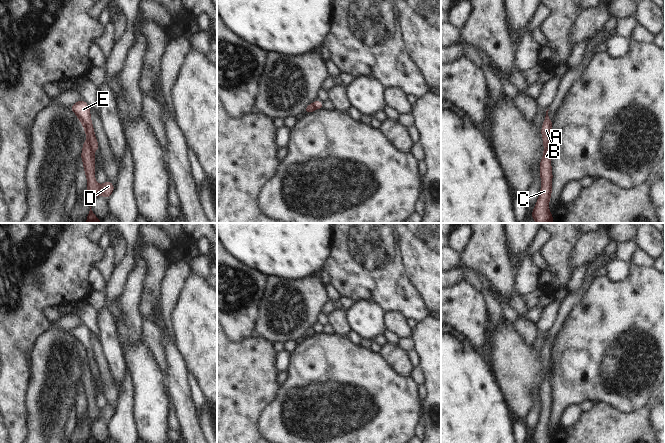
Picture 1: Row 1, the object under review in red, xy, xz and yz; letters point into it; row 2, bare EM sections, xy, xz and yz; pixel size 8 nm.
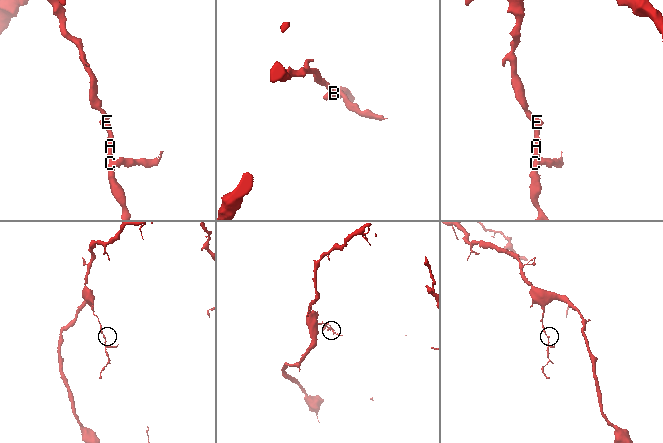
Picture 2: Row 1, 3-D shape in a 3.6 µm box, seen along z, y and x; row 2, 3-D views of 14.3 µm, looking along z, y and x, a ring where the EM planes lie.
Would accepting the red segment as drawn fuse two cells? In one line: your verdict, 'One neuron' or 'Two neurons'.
Two neurons

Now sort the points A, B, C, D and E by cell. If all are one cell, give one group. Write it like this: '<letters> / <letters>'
A C D / B E

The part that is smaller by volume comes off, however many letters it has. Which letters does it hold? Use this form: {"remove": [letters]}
{"remove": ["A", "C", "D"]}

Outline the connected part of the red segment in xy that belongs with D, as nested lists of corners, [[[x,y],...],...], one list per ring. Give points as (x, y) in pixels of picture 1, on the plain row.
[[[87,365],[83,366],[83,373],[81,377],[81,383],[83,385],[84,395],[87,401],[87,415],[86,419],[90,426],[90,435],[87,443],[98,443],[91,434],[92,426],[98,419],[103,419],[107,424],[114,414],[114,409],[110,405],[106,405],[104,408],[99,409],[95,405],[95,374],[91,372]]]

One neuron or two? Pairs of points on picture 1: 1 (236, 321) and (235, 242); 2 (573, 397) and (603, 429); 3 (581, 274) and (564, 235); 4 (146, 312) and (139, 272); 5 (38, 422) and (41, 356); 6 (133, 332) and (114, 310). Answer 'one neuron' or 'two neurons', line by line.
1: two neurons
2: two neurons
3: two neurons
4: two neurons
5: one neuron
6: two neurons

